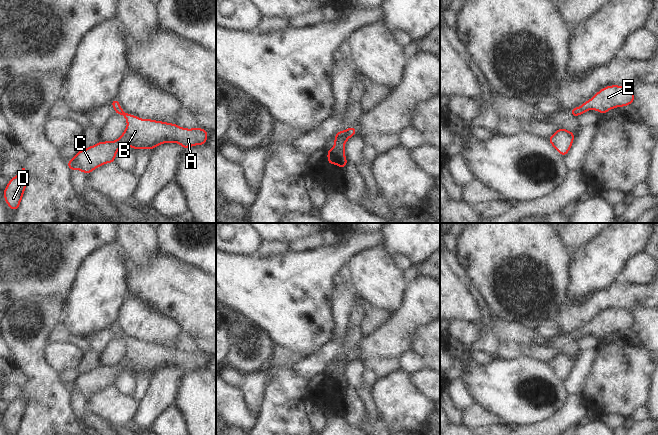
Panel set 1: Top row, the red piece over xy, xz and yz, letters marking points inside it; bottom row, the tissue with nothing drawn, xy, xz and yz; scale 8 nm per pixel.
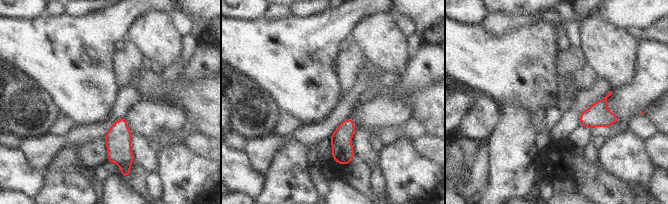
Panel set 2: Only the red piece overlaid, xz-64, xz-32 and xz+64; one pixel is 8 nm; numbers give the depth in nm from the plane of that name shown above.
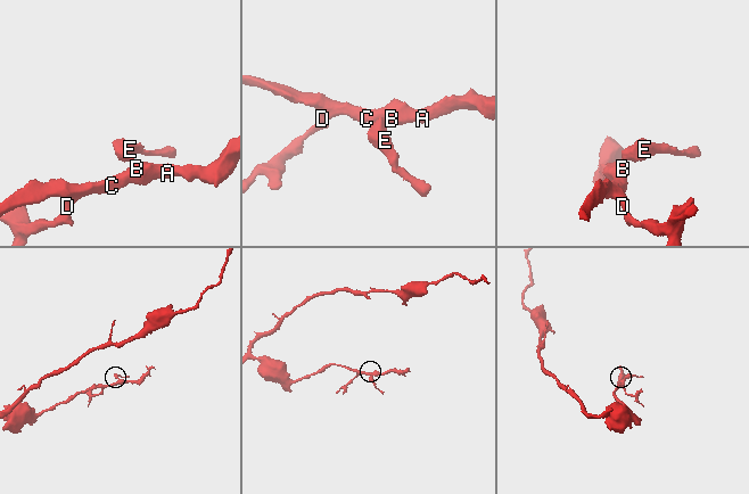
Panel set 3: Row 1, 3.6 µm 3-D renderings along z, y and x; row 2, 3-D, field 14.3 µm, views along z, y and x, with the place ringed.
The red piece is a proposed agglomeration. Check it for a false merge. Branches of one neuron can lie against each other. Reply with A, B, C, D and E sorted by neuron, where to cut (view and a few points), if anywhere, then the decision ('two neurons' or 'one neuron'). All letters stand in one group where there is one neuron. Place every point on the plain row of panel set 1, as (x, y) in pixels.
A B C D E | no cut | one neuron

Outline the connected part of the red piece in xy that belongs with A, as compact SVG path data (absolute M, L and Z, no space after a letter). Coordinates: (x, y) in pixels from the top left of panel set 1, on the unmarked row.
M117 322L110 328L116 339L123 339L127 350L122 359L114 365L100 365L86 373L78 375L71 384L67 385L68 393L79 394L88 399L98 391L114 387L117 375L129 370L137 373L149 373L165 367L177 367L183 373L196 369L207 368L209 354L200 351L184 352L176 347L142 343L136 339L126 337Z

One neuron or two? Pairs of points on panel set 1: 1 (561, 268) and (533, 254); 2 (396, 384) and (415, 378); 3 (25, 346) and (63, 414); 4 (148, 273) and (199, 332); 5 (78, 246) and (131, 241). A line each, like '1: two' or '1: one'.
1: one
2: two
3: one
4: one
5: two

